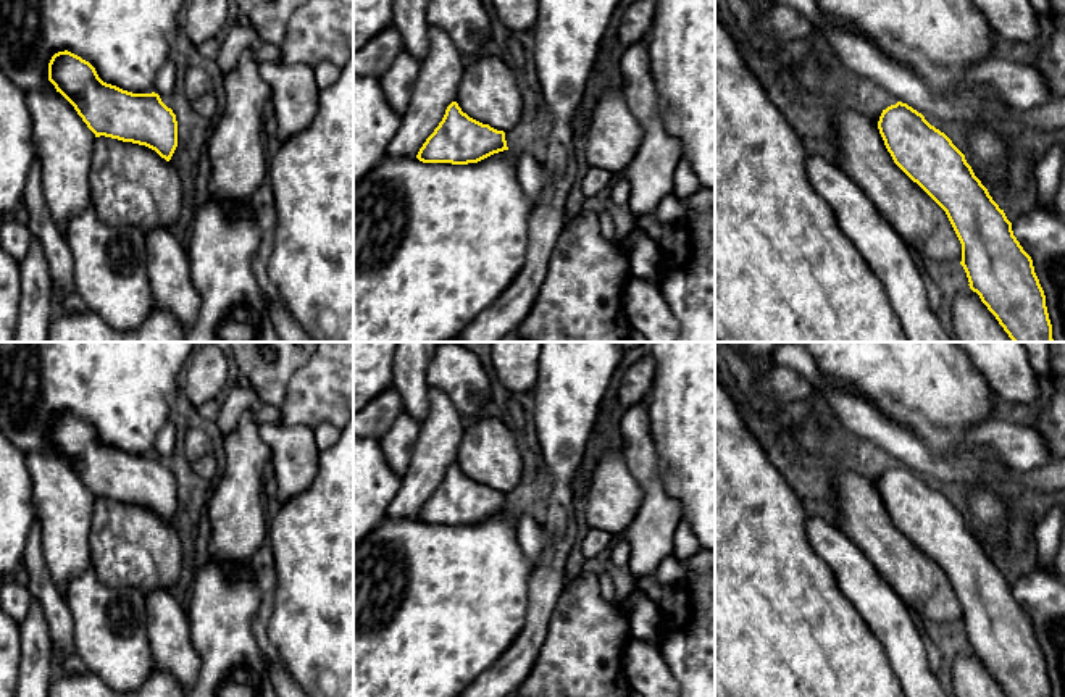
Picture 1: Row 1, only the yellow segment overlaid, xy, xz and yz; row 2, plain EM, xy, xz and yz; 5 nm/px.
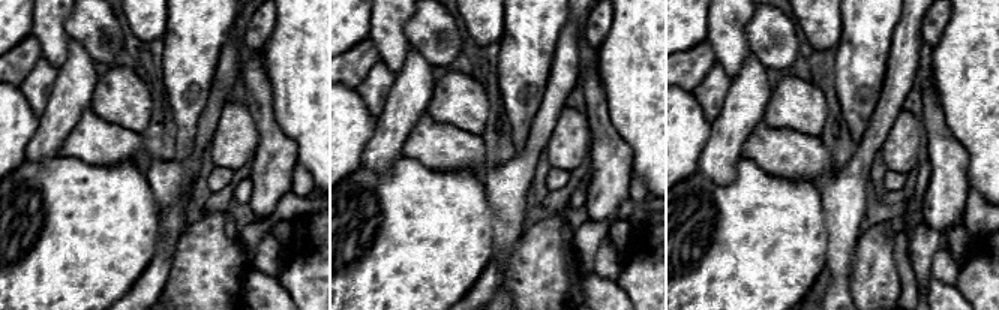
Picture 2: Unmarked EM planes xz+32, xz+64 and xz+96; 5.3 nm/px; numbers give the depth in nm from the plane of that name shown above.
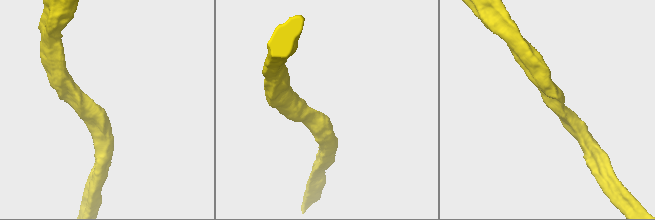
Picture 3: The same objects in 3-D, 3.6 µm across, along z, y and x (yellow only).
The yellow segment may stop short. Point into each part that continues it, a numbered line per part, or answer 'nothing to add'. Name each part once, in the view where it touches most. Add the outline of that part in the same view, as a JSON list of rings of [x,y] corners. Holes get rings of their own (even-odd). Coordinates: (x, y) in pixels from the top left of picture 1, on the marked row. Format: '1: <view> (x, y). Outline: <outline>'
nothing to add

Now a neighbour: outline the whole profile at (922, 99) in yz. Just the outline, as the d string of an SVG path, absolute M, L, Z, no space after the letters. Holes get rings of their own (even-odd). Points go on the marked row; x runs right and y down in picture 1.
M775 0L775 3L794 8L818 29L847 69L873 79L918 113L946 123L967 123L976 118L971 106L933 94L912 71L892 63L873 44L854 35L846 24L828 16L816 0Z

